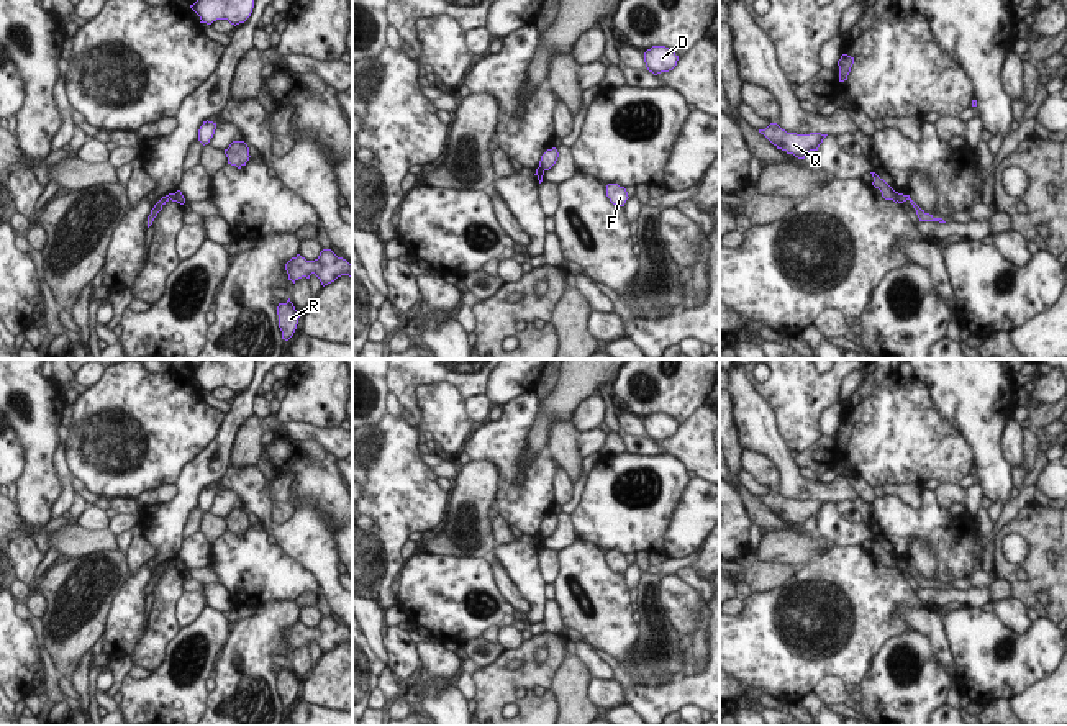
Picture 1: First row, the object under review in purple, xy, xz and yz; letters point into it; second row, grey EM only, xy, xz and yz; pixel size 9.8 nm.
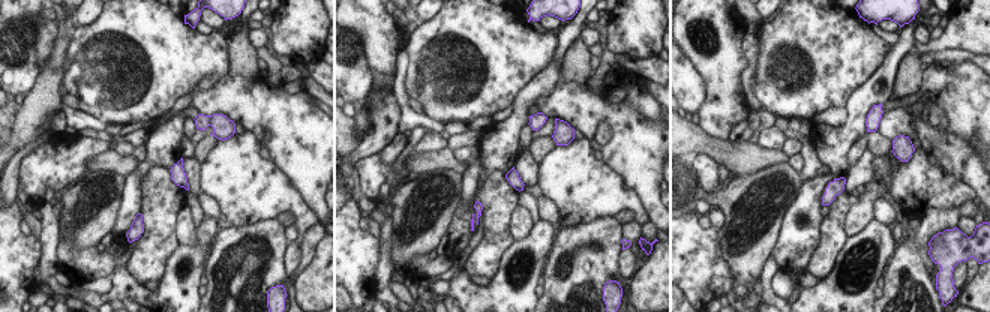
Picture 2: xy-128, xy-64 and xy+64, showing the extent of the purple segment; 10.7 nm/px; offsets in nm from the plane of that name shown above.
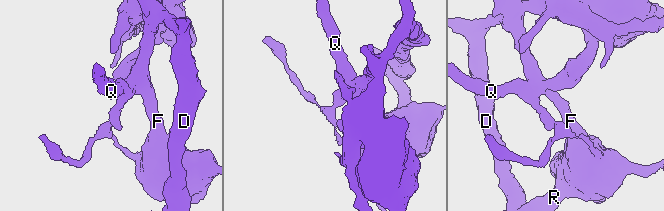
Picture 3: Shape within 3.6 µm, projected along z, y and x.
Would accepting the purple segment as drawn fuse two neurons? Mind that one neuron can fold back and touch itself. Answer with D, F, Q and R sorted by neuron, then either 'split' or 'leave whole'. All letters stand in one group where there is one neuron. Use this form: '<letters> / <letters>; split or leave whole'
D F R / Q; split

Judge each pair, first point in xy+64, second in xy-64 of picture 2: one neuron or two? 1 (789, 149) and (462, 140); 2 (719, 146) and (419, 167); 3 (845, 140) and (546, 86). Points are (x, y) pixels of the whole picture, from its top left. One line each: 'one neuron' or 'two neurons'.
1: one neuron
2: one neuron
3: one neuron

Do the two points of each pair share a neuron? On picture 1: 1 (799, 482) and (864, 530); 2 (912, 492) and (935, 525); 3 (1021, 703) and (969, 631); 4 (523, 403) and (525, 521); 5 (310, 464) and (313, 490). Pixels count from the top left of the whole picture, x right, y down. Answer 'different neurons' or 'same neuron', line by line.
1: different neurons
2: different neurons
3: different neurons
4: same neuron
5: same neuron

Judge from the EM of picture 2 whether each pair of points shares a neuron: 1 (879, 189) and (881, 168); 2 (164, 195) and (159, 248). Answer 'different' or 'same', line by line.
1: same
2: same

